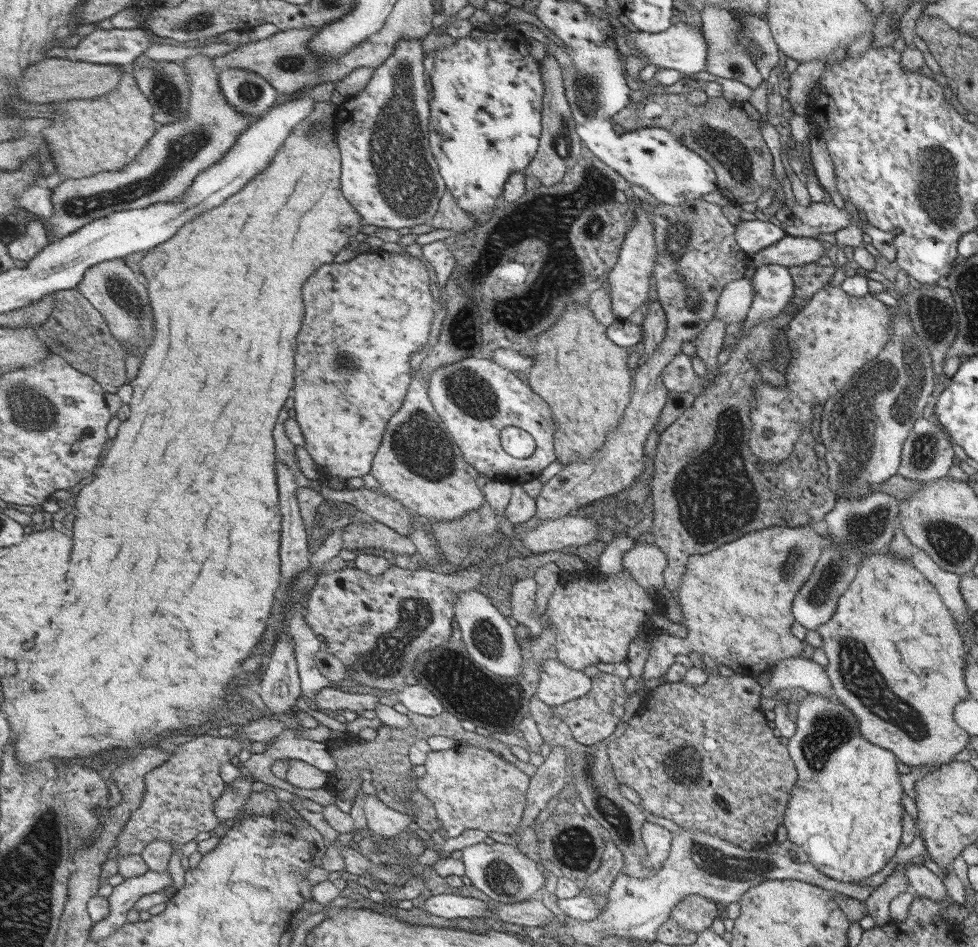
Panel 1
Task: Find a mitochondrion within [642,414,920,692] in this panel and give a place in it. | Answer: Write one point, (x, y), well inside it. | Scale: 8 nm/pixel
(865, 528)

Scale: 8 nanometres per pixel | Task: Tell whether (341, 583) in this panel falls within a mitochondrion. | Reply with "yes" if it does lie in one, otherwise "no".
no

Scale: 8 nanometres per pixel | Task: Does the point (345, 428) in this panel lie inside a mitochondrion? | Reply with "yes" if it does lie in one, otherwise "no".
no

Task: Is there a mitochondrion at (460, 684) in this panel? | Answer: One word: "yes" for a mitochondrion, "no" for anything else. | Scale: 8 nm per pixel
yes

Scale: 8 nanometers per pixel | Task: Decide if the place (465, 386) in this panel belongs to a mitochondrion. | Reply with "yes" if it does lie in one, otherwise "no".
yes

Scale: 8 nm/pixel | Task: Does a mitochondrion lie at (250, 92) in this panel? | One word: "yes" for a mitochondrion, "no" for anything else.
yes

